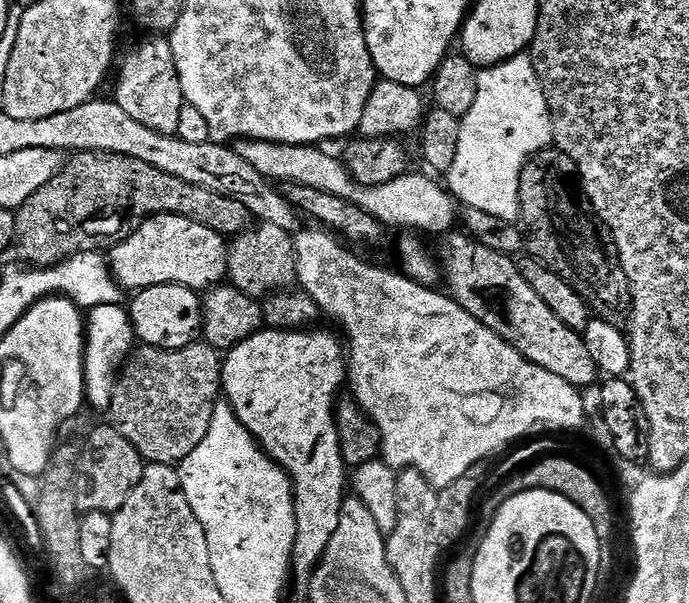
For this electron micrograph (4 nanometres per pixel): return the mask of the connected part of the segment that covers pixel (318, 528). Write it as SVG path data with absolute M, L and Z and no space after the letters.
M261 330L231 349L223 357L220 369L223 399L264 453L283 468L292 481L292 495L296 502L296 541L292 547L294 580L304 585L311 581L334 530L338 530L340 512L346 499L344 488L346 492L350 484L350 472L342 458L340 435L336 429L340 387L346 384L346 348L335 331L316 331L320 330Z

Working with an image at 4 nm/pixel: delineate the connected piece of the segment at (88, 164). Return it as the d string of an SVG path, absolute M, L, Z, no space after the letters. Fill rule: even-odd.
M77 152L65 163L64 169L58 174L54 174L54 178L50 178L50 182L46 182L46 186L42 186L42 190L38 190L34 194L30 194L30 198L26 198L26 202L21 208L15 209L16 221L18 222L18 234L14 245L15 251L20 251L20 256L25 260L25 265L34 268L53 268L54 265L60 264L69 256L77 256L80 252L97 251L98 245L96 240L115 241L117 238L123 237L132 231L134 225L148 219L149 216L161 216L162 214L174 214L182 218L190 218L193 224L201 224L202 226L210 226L210 230L214 230L219 236L225 238L235 238L242 232L248 231L253 227L254 217L250 210L246 210L246 206L242 206L242 202L238 202L234 198L226 198L222 194L214 194L214 190L206 190L202 186L194 186L190 182L182 182L182 178L174 178L174 174L162 174L162 170L154 170L154 166L149 166L146 162L138 162L138 158L126 158L126 154L114 154L113 152Z

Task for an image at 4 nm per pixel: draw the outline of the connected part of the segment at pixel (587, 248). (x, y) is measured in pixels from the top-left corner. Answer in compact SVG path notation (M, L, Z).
M555 146L545 148L538 155L531 156L528 159L528 165L522 170L520 220L526 233L526 252L531 259L539 260L550 270L557 272L563 280L570 282L570 286L574 286L574 290L582 294L588 307L599 319L616 322L623 312L625 315L630 293L626 270L622 270L620 251L616 248L612 233L586 203L582 195L580 173L576 171L574 162L559 148Z

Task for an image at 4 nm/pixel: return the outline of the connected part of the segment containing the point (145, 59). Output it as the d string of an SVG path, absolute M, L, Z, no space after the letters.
M156 34L152 40L144 40L124 60L120 68L120 81L116 84L114 103L122 106L130 118L142 122L150 130L158 130L158 134L175 136L179 133L182 122L182 82L178 78L178 66L174 62L171 39Z

